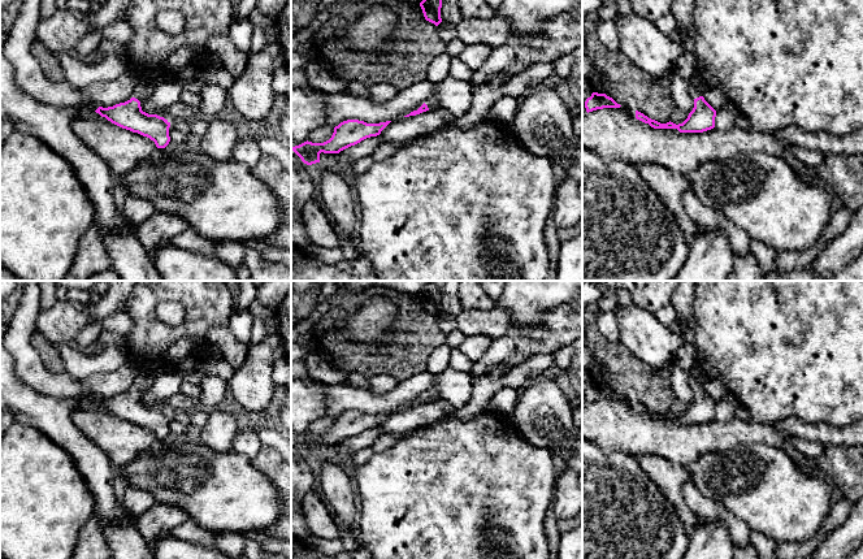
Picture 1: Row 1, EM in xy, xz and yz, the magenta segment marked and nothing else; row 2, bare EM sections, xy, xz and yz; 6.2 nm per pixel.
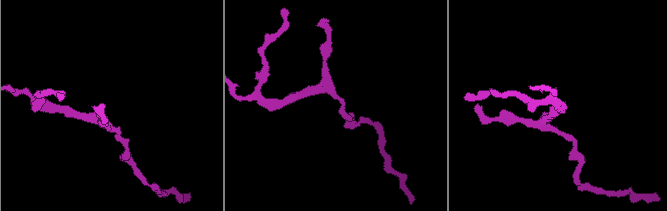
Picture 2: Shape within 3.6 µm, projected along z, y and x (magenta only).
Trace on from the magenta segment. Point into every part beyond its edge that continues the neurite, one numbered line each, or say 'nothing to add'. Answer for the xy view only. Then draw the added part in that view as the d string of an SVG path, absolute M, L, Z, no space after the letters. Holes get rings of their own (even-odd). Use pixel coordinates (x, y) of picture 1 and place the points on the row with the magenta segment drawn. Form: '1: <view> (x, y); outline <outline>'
1: xy (144, 87); outline M140 77L139 82L136 83L134 88L133 98L138 99L139 101L146 100L153 94L155 87L157 86L160 81L161 79L148 79L148 78Z

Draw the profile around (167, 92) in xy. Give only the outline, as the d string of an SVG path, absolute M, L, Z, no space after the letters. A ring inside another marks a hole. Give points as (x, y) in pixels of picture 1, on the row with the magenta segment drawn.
M168 77L157 83L149 98L140 101L142 110L164 117L173 104L181 101L179 96L182 91L182 83L177 77Z

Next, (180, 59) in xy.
M181 47L175 49L166 60L166 69L172 73L179 73L194 61L194 53L190 47Z

